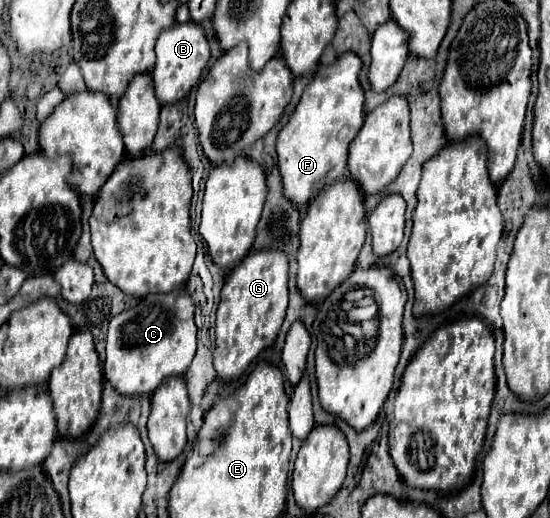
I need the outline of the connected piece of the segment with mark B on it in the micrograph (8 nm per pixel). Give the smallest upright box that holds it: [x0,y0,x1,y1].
[152,21,210,105]

